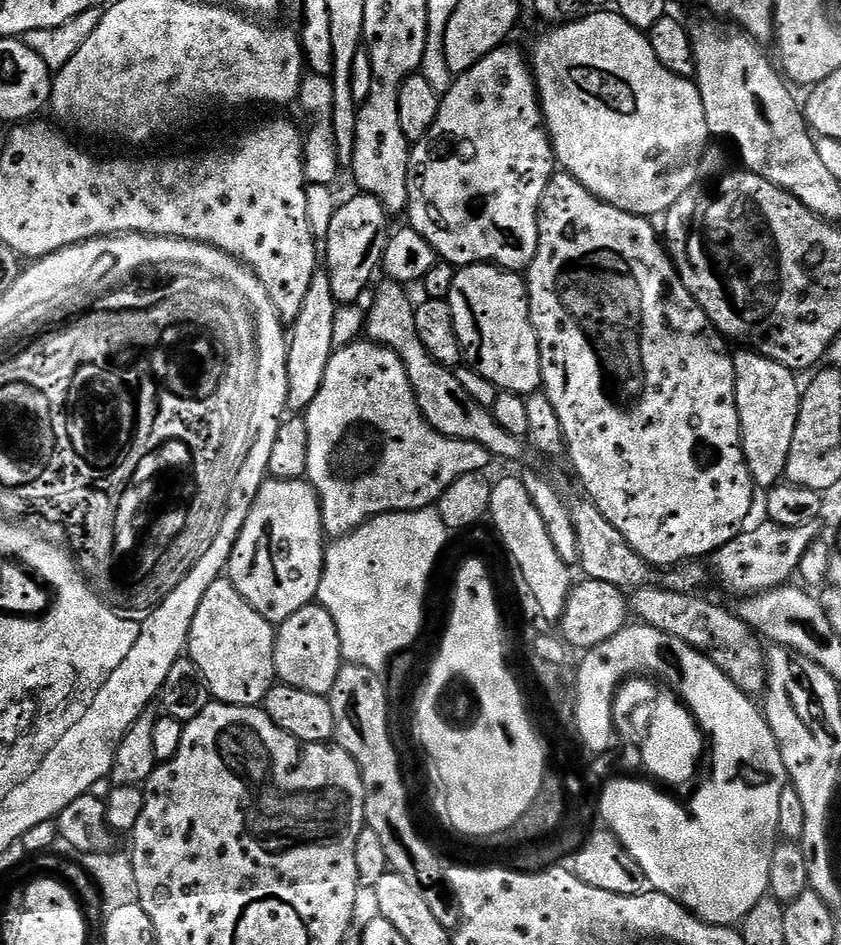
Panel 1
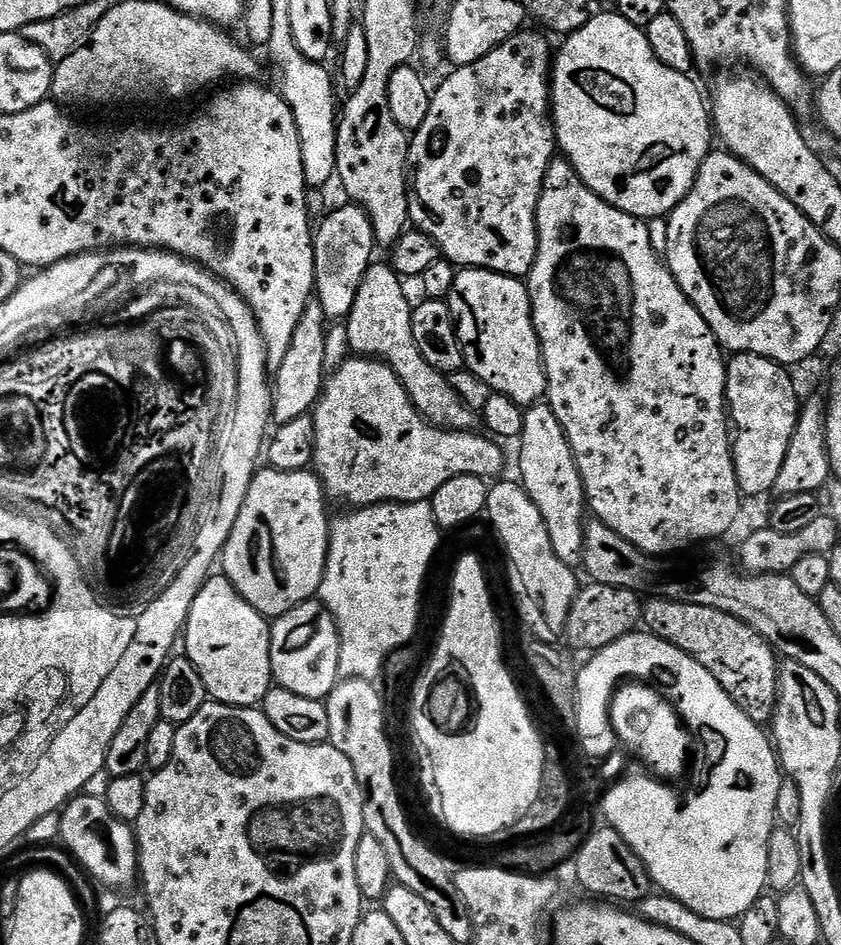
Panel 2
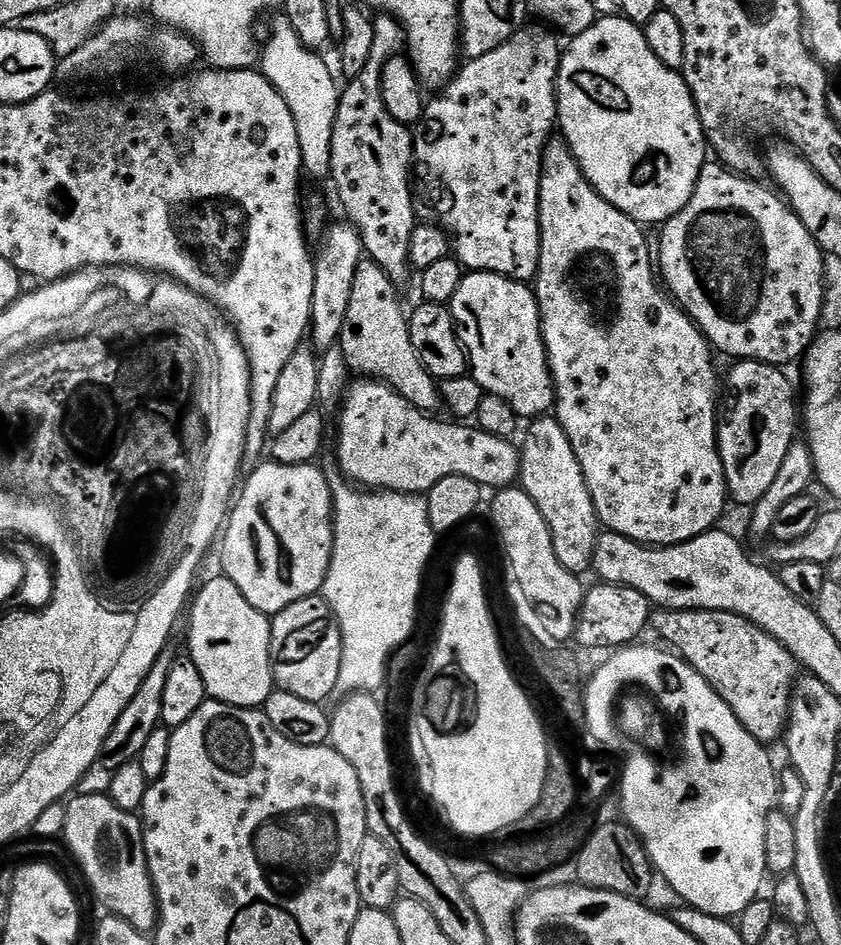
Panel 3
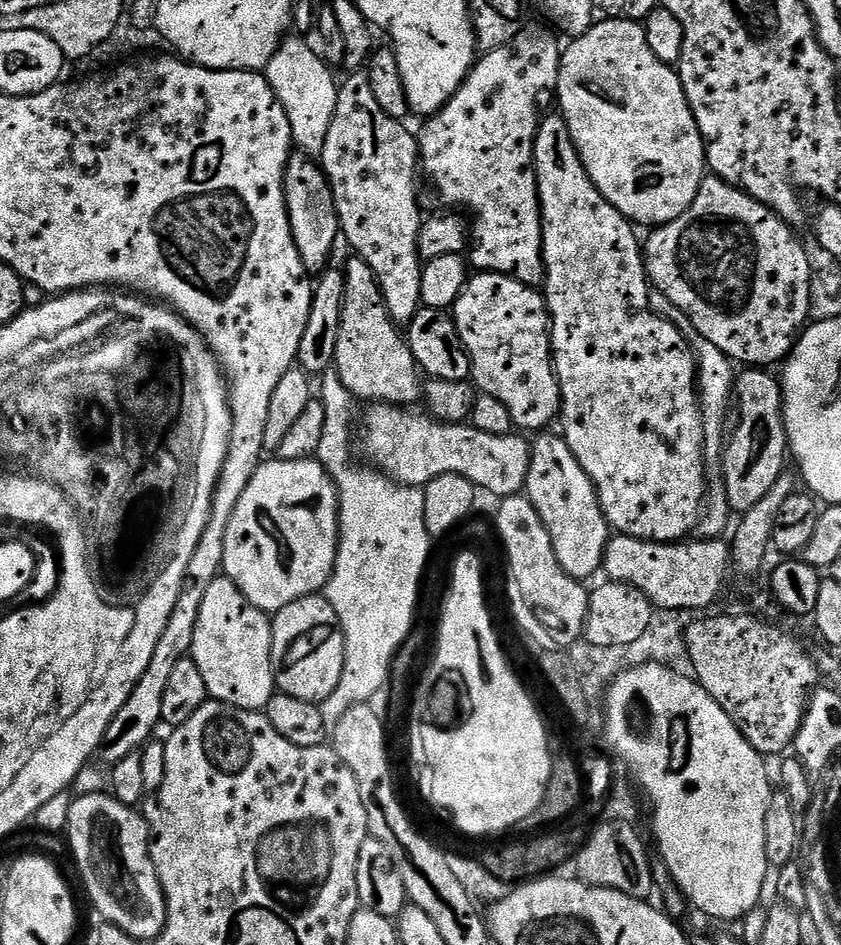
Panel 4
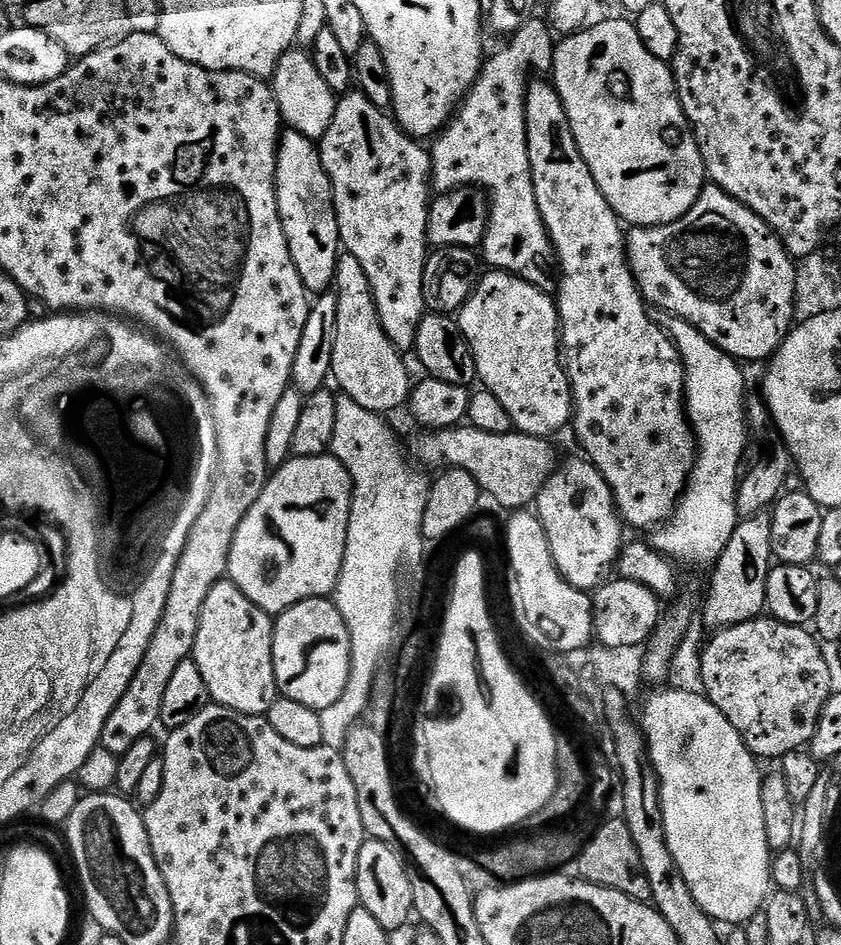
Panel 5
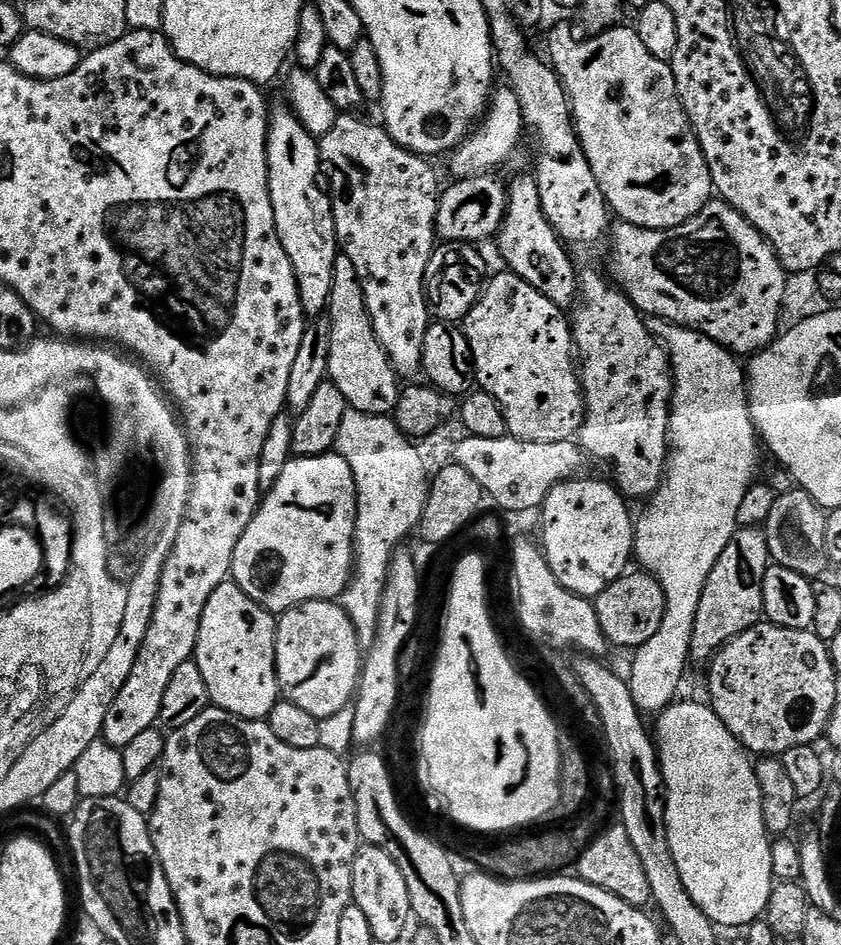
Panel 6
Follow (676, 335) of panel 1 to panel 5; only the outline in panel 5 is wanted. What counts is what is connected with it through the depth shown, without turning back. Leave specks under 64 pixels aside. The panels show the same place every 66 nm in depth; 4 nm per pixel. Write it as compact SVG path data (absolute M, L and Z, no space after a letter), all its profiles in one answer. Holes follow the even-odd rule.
M544 78L533 79L528 86L528 93L526 94L526 138L528 139L528 153L530 154L530 170L534 178L534 198L538 198L538 210L542 214L542 222L546 226L548 237L552 240L552 251L555 259L558 261L558 288L560 284L560 293L555 293L554 299L556 302L556 311L560 313L560 342L566 349L566 371L568 374L568 381L572 387L572 418L570 421L570 428L571 431L576 431L576 440L580 443L581 450L585 452L581 453L583 453L590 463L604 476L604 481L612 491L613 499L616 500L616 511L620 513L621 521L623 521L629 529L648 528L647 530L655 530L659 528L661 524L665 524L666 521L672 517L672 513L676 511L676 503L680 501L680 495L684 492L684 485L688 482L688 474L691 471L691 465L694 458L694 433L692 431L692 425L688 423L688 414L684 407L684 361L680 359L680 355L676 349L676 343L668 337L664 329L656 325L650 318L650 314L648 313L649 305L646 303L644 295L640 293L640 287L636 284L636 279L632 273L632 267L628 265L628 241L626 239L625 225L610 206L610 202L606 202L602 190L598 190L598 182L594 182L594 174L590 174L590 166L586 166L586 158L582 158L582 154L578 150L578 142L574 142L574 130L570 130L570 118L566 118L566 106L562 106L562 98L558 94L555 83L549 82Z

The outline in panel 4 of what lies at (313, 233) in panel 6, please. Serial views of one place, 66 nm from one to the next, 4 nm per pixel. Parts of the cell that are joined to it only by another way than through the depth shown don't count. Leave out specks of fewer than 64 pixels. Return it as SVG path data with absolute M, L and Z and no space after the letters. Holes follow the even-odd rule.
M294 154L286 166L284 193L294 246L298 246L298 254L308 273L319 274L333 263L332 251L336 248L336 239L339 241L342 236L334 194L323 167L311 156Z

